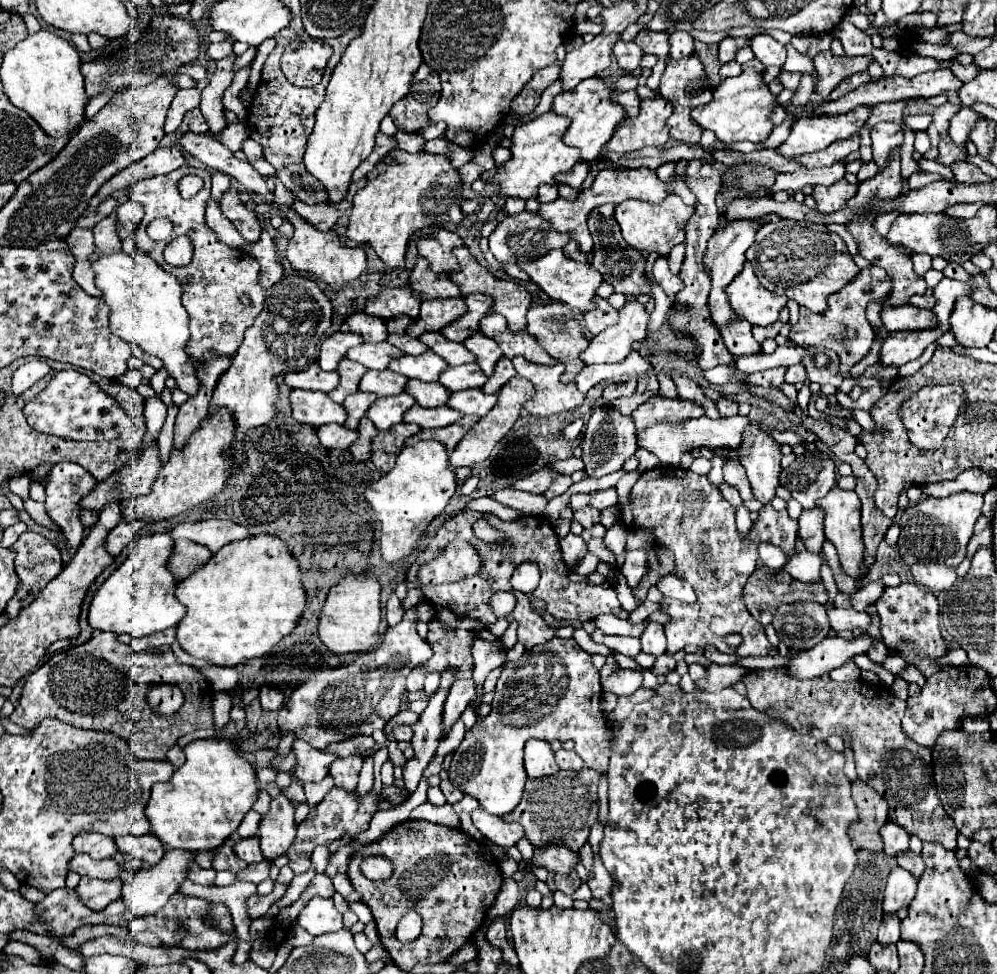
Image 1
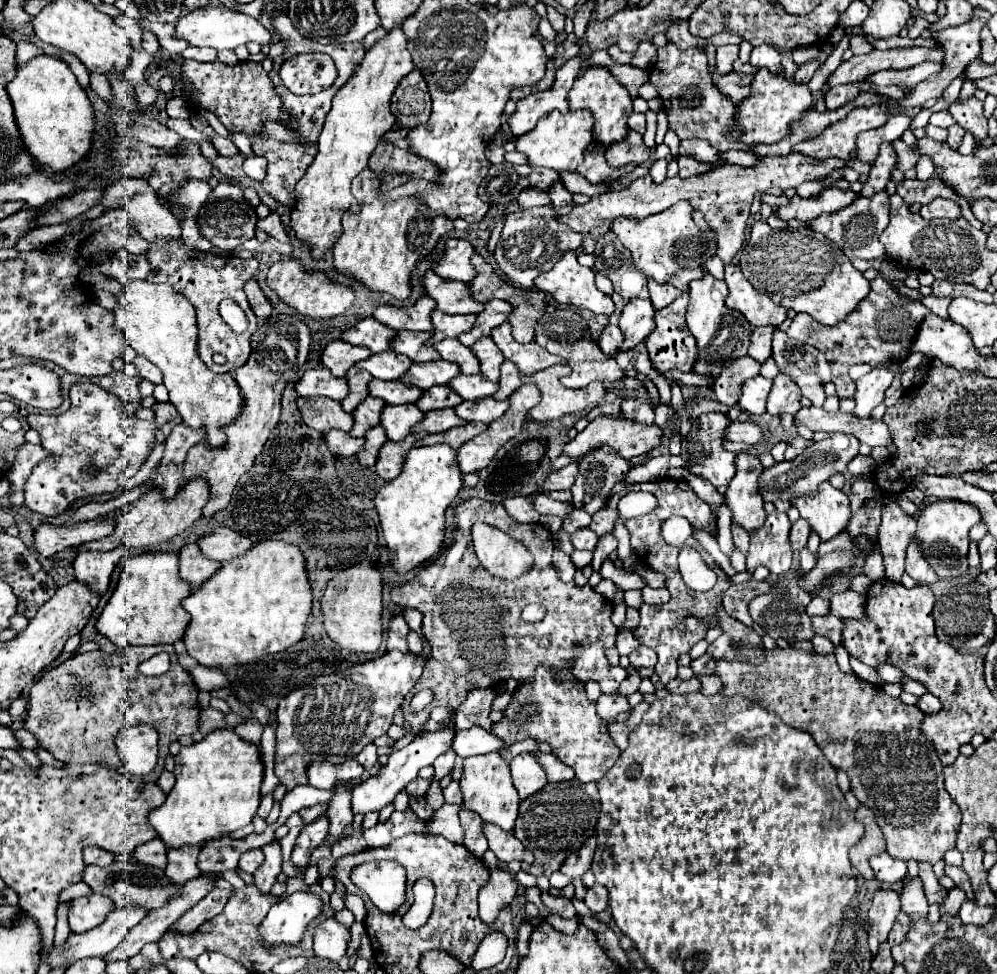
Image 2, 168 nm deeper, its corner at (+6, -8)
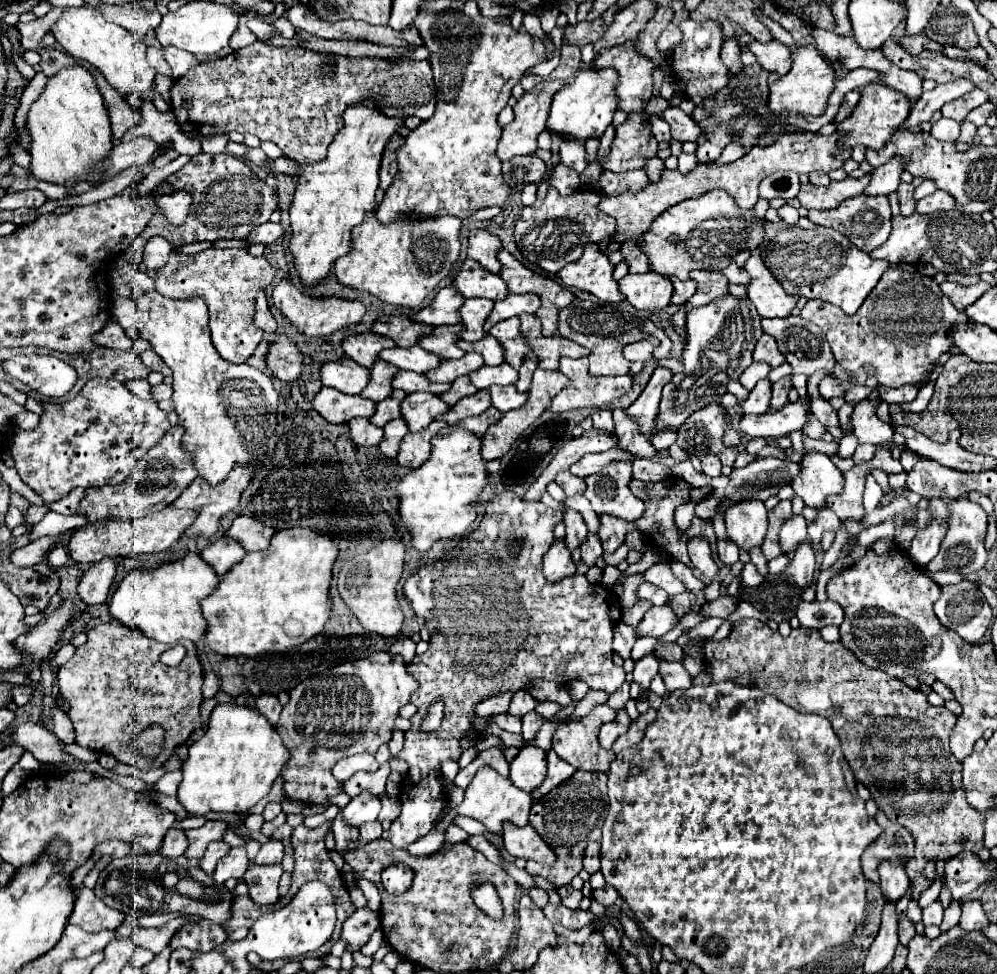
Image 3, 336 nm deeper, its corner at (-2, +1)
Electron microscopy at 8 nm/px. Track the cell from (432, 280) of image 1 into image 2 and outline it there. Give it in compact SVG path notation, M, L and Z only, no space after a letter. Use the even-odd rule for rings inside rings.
M427 272L423 278L427 296L437 302L437 308L445 314L479 314L483 312L483 304L471 298L469 284L445 280L435 272Z

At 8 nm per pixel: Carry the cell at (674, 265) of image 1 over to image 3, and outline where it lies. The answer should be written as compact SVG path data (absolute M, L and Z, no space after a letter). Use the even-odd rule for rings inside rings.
M695 271L691 279L697 281L697 291L691 297L691 307L701 307L727 293L727 277L719 271Z

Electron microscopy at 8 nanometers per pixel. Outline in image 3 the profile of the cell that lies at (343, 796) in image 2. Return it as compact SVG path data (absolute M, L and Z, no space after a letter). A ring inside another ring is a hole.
M341 813L335 817L333 821L333 835L335 835L335 841L337 841L337 851L343 855L343 851L347 849L347 843L349 841L355 841L359 837L359 831L353 827L353 825L347 825L341 817Z

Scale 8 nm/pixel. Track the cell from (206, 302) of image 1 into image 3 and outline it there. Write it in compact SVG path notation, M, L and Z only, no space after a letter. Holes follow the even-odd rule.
M212 247L197 255L185 255L173 249L169 261L161 269L157 269L155 289L161 295L173 299L185 299L191 295L199 295L201 299L205 299L211 317L211 337L217 353L229 363L245 363L263 337L263 331L255 329L253 325L255 295L261 287L265 289L267 285L271 285L273 275L275 271L269 265L269 261L265 257L251 255L247 248Z

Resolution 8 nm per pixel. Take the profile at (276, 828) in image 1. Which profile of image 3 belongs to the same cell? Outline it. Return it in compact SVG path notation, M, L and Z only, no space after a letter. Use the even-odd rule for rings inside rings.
M261 865L261 867L249 867L247 873L243 875L247 887L249 887L249 897L259 903L259 905L269 905L279 899L279 879L283 875L281 865Z

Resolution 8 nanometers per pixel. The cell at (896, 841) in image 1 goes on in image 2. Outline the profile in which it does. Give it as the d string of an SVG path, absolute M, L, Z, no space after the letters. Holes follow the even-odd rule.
M887 852L871 858L871 868L875 872L875 880L881 886L893 886L893 884L901 882L907 874L907 864L891 858Z

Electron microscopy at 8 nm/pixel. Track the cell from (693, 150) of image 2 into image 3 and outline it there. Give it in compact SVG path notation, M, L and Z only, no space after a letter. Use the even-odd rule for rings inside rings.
M667 107L667 111L663 111L661 117L671 125L673 139L679 139L681 143L695 141L701 133L699 125L689 115L685 115L679 107Z

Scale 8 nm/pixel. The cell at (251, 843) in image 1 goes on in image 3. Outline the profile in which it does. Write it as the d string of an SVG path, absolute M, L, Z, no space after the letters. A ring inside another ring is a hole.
M271 839L271 841L267 841L267 843L263 843L263 845L261 845L261 849L259 849L257 857L255 857L255 863L257 863L257 865L281 863L283 855L285 855L285 847L283 847L283 843L281 843L281 841Z

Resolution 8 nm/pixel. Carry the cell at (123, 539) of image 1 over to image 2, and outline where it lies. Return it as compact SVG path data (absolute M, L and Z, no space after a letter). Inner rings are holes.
M123 546L113 552L79 552L73 562L75 580L91 586L95 594L103 596L107 592L115 562L119 562L125 554L127 550L123 550Z

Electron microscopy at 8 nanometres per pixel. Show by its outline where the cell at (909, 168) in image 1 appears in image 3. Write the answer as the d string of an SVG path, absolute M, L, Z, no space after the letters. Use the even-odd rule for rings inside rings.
M939 5L925 27L929 39L937 43L957 45L961 49L977 47L977 33L973 29L973 21L961 13L957 7Z

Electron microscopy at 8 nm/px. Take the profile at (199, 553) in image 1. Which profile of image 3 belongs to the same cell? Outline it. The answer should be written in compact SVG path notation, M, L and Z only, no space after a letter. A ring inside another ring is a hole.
M217 537L215 541L211 541L203 551L201 557L203 561L207 561L213 571L217 573L217 577L223 577L235 563L239 563L245 557L245 549L241 545L237 545L235 541L231 541L229 537Z

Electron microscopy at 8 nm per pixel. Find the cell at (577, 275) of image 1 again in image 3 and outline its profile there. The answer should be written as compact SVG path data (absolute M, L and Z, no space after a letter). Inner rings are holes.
M587 243L581 259L567 263L557 273L557 279L561 279L567 287L589 291L605 303L619 303L625 297L617 289L613 269L615 267L609 263L607 255L599 251L597 243Z

